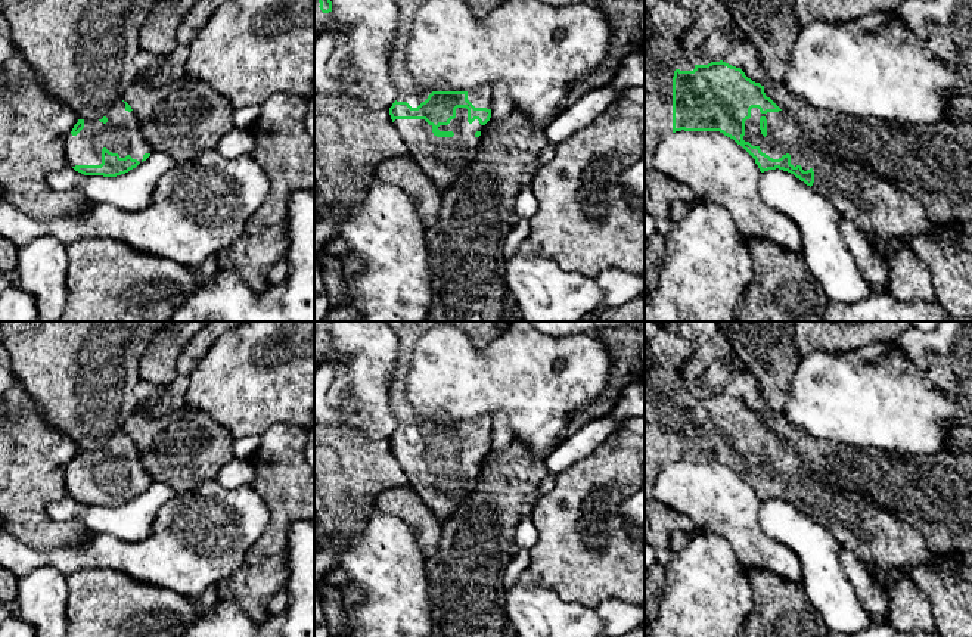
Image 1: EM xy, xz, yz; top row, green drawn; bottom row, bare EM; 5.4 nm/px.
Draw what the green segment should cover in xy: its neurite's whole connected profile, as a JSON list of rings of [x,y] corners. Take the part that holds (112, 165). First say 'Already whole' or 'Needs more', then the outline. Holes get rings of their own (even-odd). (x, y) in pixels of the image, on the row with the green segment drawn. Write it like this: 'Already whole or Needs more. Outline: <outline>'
Needs more. Outline: [[[122,99],[99,121],[78,119],[65,140],[68,165],[84,175],[125,174],[152,152],[131,106]]]

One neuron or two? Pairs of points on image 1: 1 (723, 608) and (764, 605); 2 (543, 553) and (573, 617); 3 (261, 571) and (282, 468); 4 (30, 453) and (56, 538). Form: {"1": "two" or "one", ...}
{"1": "two", "2": "two", "3": "one", "4": "one"}

